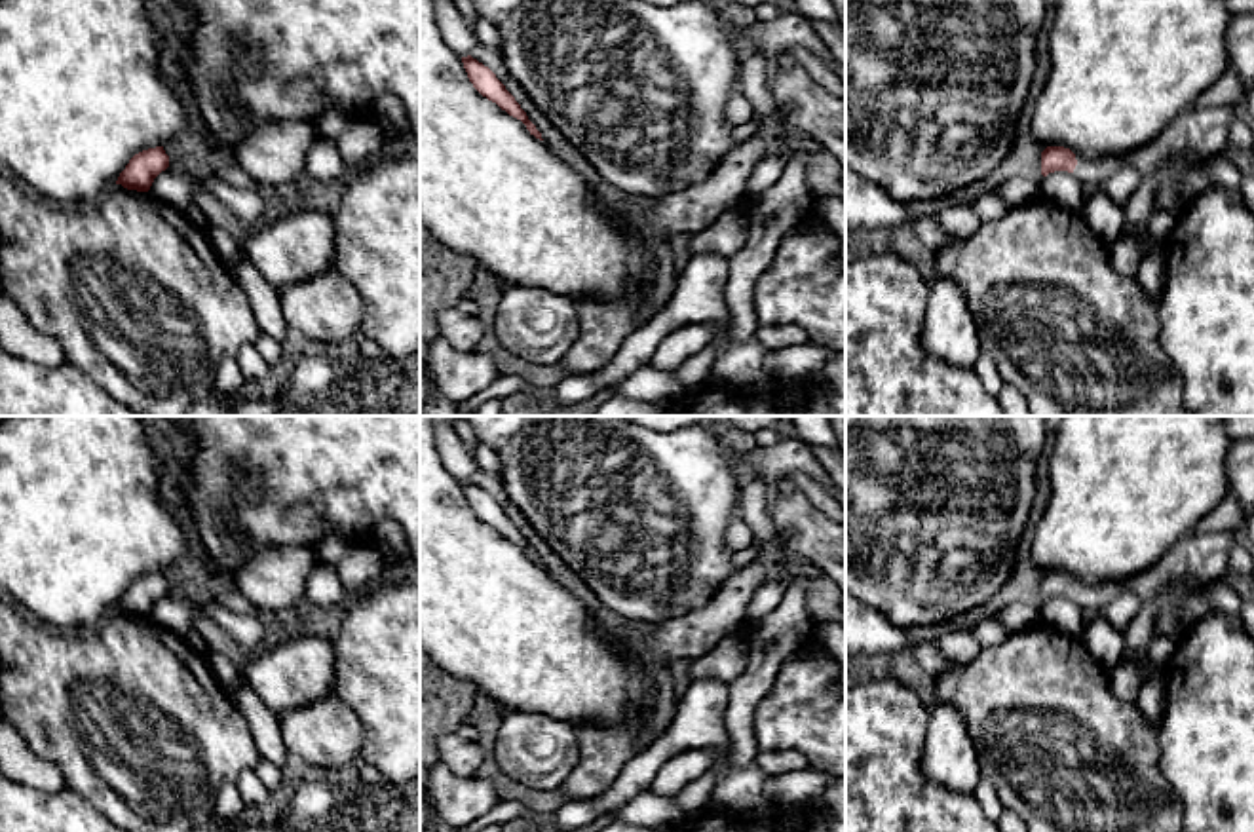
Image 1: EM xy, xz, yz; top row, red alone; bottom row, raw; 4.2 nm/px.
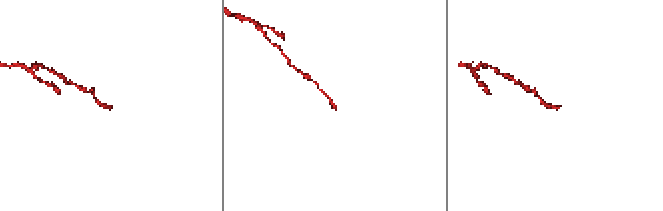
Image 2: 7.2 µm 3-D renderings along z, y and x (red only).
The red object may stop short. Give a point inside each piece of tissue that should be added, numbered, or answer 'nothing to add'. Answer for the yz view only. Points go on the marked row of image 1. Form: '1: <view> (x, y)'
1: yz (1197, 133)

